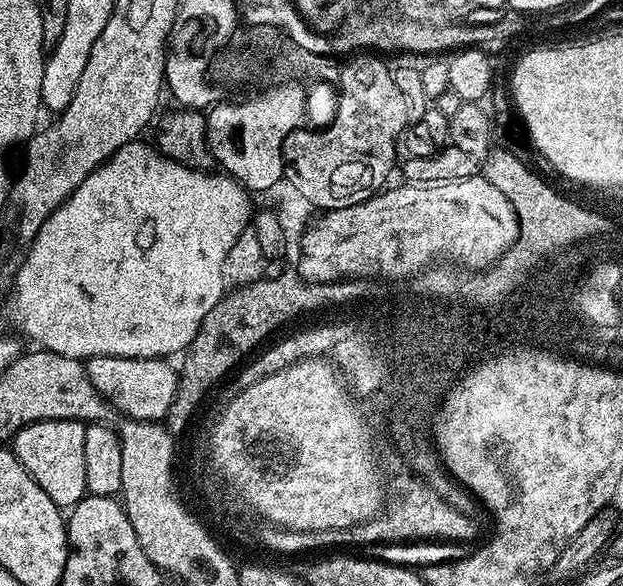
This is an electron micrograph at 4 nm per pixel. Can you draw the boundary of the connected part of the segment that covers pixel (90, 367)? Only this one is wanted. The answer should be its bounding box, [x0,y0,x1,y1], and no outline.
[86,356,177,421]

